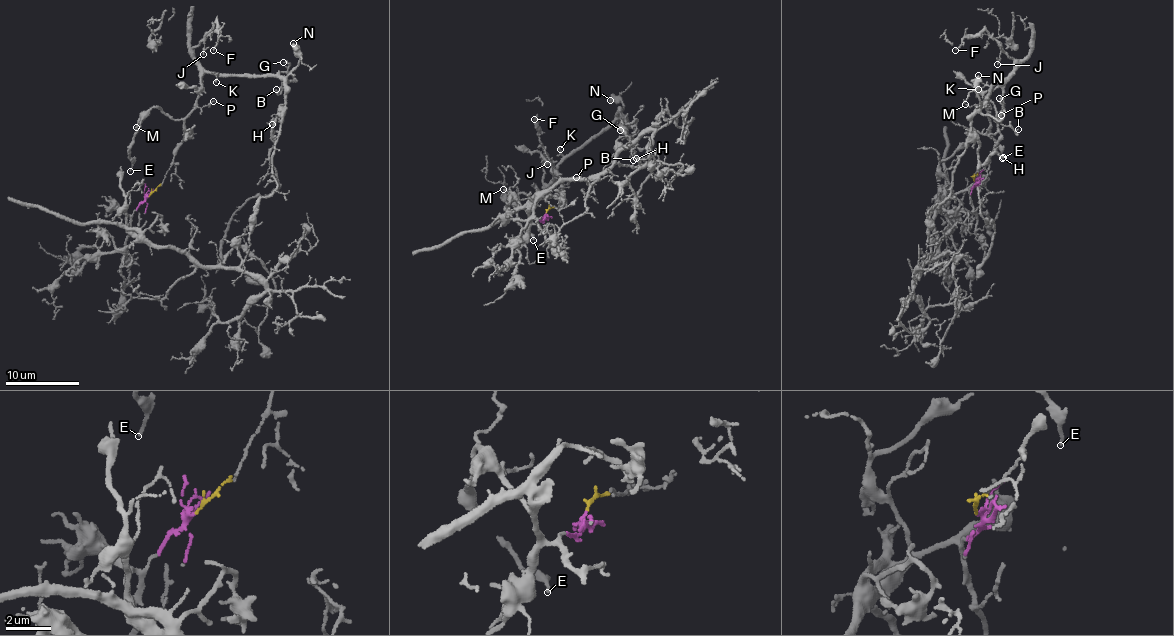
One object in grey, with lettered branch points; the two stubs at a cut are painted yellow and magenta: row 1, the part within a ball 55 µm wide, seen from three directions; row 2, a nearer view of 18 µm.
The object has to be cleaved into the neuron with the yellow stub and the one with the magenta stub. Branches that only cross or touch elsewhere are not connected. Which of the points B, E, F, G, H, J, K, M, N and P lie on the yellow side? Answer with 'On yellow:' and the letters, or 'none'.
On yellow: B, E, F, G, H, J, K, M, N, P

